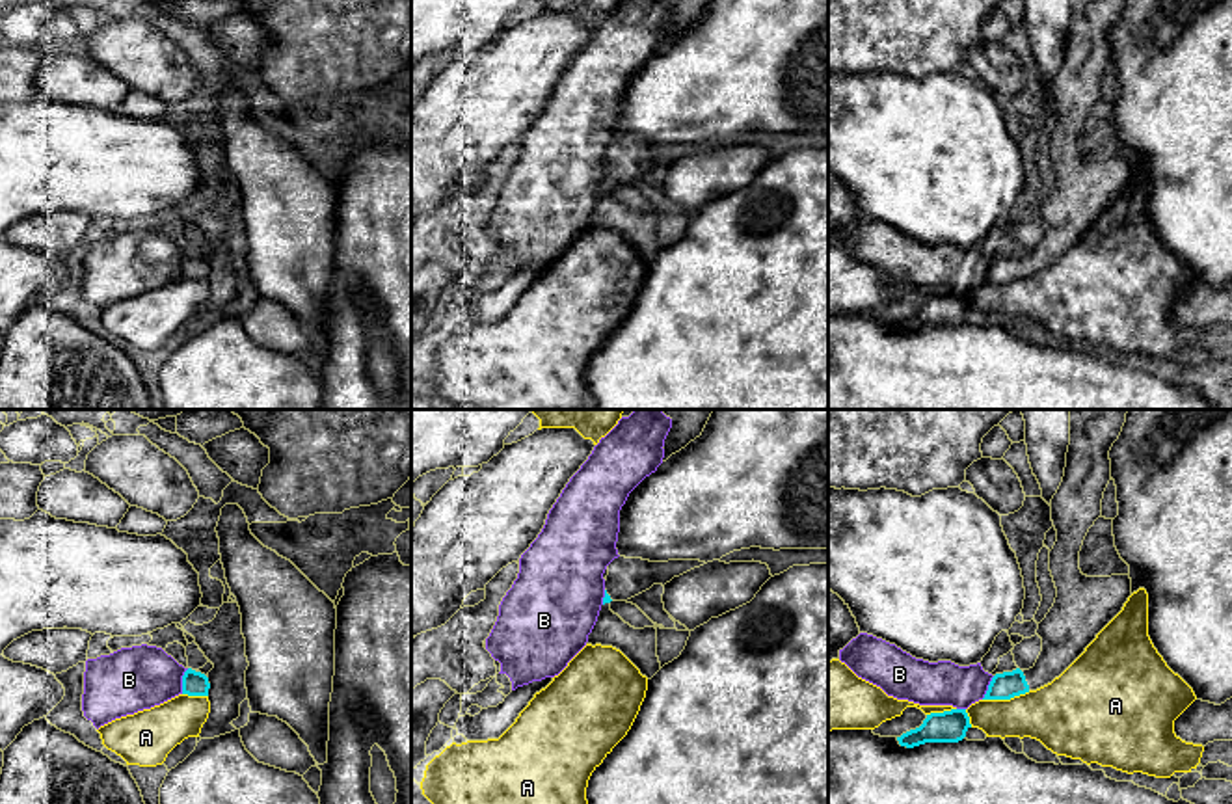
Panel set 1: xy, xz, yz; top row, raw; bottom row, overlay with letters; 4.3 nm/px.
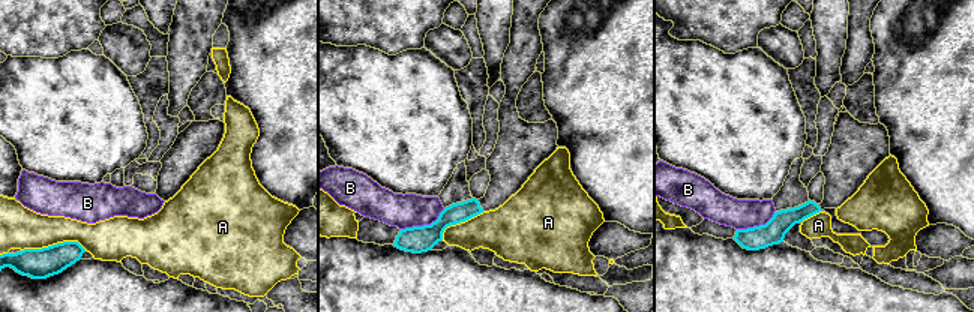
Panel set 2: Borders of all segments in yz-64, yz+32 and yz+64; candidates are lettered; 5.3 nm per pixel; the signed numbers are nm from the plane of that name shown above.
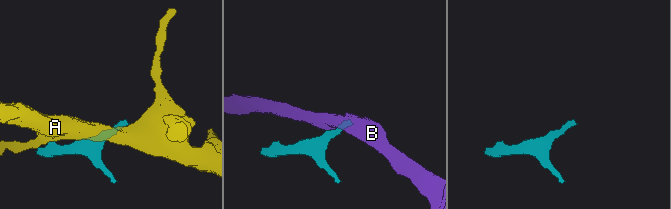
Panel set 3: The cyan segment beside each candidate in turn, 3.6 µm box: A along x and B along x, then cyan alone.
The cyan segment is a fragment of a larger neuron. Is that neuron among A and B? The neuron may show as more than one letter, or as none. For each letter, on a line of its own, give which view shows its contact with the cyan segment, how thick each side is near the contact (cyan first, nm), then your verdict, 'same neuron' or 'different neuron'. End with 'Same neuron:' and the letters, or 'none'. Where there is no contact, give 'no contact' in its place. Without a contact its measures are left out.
A: meets cyan in yz; 120 nm thick on the cyan side, 280 nm on the other; different neuron
B: meets cyan in xy; 110 nm thick on the cyan side, 280 nm on the other; different neuron
Same neuron: none

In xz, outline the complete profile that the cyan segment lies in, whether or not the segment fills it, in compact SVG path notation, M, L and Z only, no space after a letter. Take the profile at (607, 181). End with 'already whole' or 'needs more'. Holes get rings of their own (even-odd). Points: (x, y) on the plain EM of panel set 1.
M605 173L597 205L588 218L586 227L612 229L620 233L640 253L642 259L651 262L661 253L661 246L657 240L657 212L631 210L610 194L610 184L612 182Z | needs more

